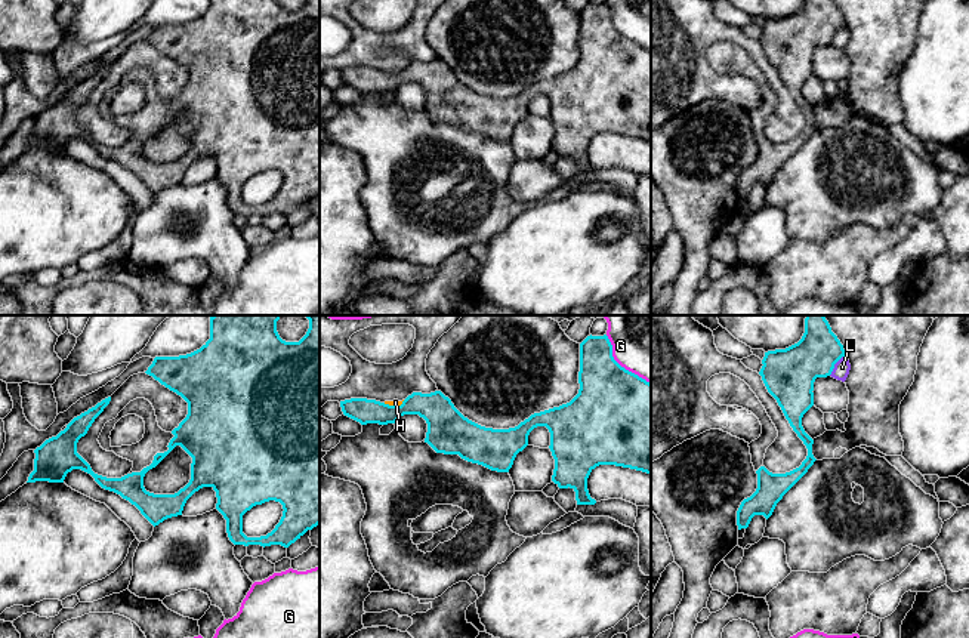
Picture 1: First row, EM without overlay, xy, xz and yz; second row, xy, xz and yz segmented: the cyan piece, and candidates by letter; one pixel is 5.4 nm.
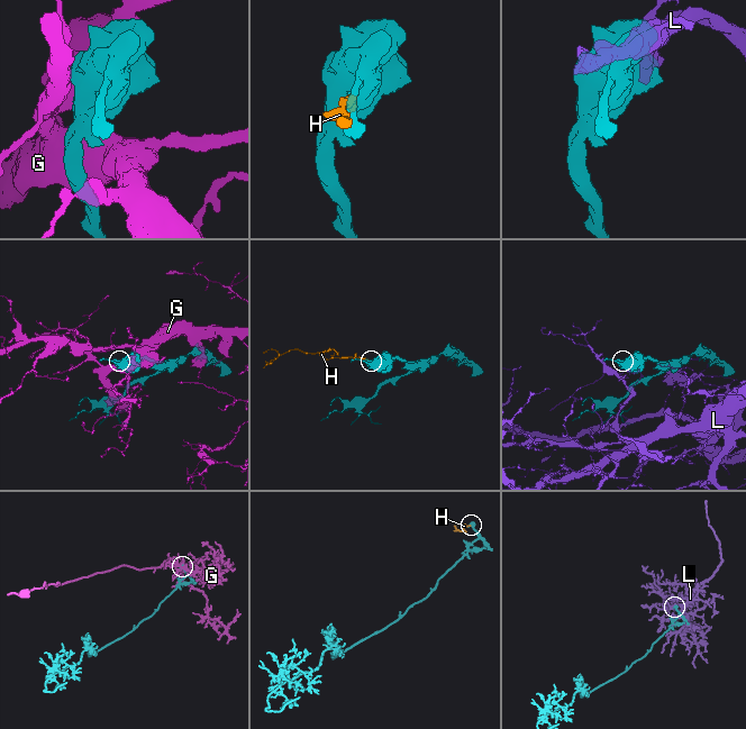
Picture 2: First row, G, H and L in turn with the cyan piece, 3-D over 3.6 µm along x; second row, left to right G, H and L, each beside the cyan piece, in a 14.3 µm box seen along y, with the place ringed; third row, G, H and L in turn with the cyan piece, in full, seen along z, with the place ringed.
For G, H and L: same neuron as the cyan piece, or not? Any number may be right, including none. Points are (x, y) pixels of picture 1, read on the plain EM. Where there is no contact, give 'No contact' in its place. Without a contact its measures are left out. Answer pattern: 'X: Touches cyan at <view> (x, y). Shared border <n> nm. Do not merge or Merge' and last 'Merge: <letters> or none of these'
G: Touches cyan at xz (619, 33). Shared border 360 nm. Do not merge
H: Touches cyan at xz (394, 74). Shared border 120 nm. Do not merge
L: Touches cyan at yz (833, 34). Shared border 140 nm. Do not merge
Merge: none of these

